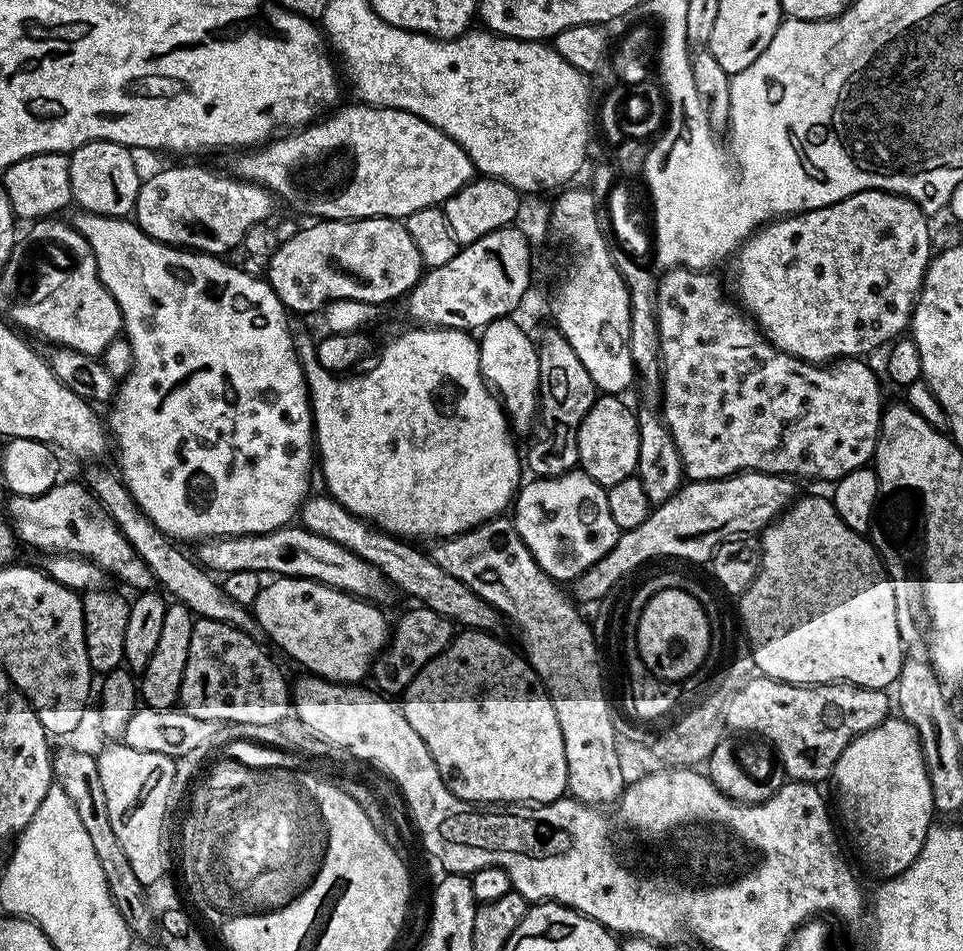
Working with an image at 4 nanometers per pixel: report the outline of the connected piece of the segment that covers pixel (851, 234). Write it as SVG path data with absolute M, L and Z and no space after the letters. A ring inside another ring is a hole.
M875 190L855 192L825 208L773 219L757 228L735 253L739 307L756 321L774 348L800 360L823 365L839 358L867 357L867 352L883 349L909 327L930 259L928 224L929 217L913 200Z

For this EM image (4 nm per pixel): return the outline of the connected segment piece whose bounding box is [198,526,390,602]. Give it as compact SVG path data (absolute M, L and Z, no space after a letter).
M285 526L269 532L250 533L248 536L204 538L199 541L198 547L200 547L199 563L213 573L227 574L238 570L250 570L261 574L272 572L271 574L276 576L301 576L304 580L316 580L320 584L339 588L341 592L347 592L350 596L361 597L369 602L381 602L380 600L386 599L388 592L390 593L388 581L373 564L366 562L346 546L342 546L325 536L314 534L309 528L303 526Z

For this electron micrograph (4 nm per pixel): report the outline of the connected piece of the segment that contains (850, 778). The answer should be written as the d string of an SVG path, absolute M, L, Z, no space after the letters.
M889 718L881 721L876 728L870 728L862 735L854 737L836 759L830 784L836 787L834 808L838 813L839 823L842 828L844 823L844 828L848 831L861 862L866 867L873 868L880 878L891 878L907 870L919 854L929 828L934 824L930 778L924 765L920 739L912 726L902 718Z

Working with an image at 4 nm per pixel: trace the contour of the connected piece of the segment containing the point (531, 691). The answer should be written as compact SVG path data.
M468 630L465 636L457 635L452 643L430 661L412 683L402 693L402 711L406 722L414 726L414 734L426 742L426 750L430 750L430 758L434 758L434 766L438 766L438 774L446 782L446 786L458 798L469 800L472 804L548 804L551 800L559 800L568 790L568 771L566 770L566 746L562 746L562 726L558 726L558 718L554 714L552 699L544 691L537 674L528 661L515 647L507 648L495 635L479 630Z

